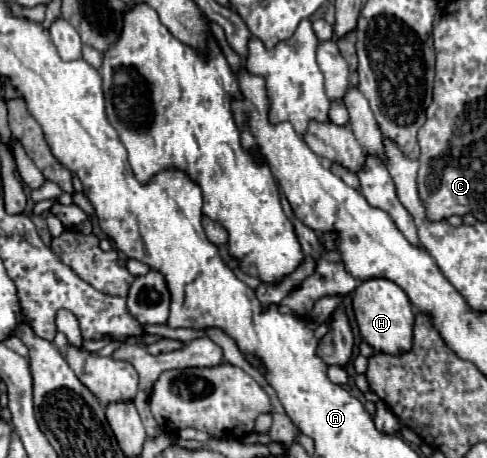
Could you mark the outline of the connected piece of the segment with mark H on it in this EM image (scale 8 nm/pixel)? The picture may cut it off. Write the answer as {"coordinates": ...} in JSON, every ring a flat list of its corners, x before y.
{"coordinates":[[370,278,358,284,352,292,352,306,362,338,376,350,386,354,402,354,412,348,414,312,406,292,386,278]]}

